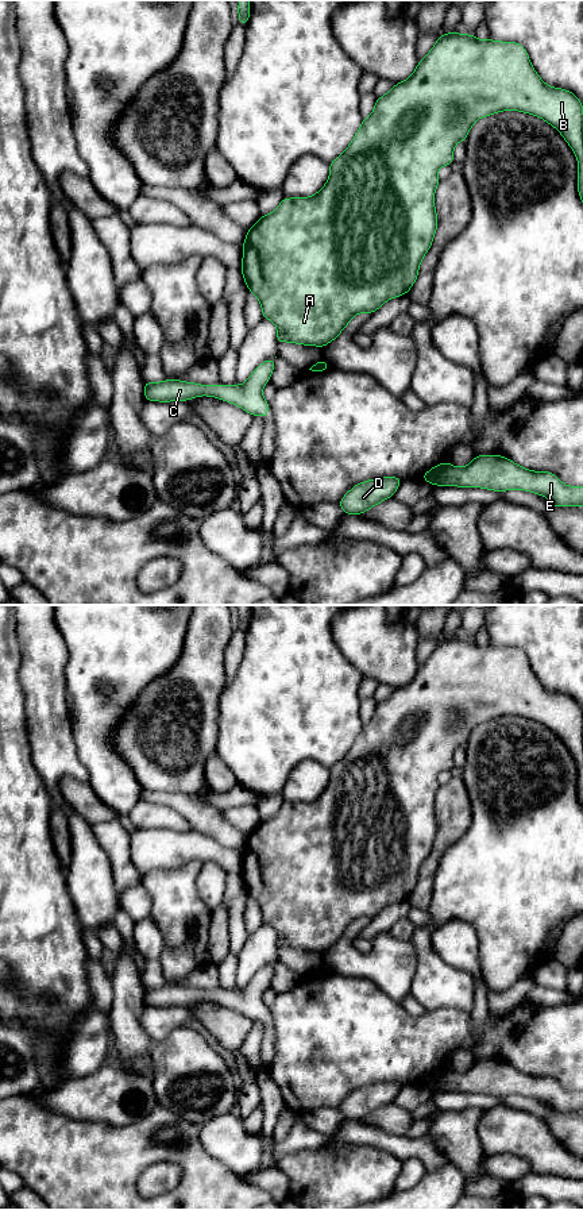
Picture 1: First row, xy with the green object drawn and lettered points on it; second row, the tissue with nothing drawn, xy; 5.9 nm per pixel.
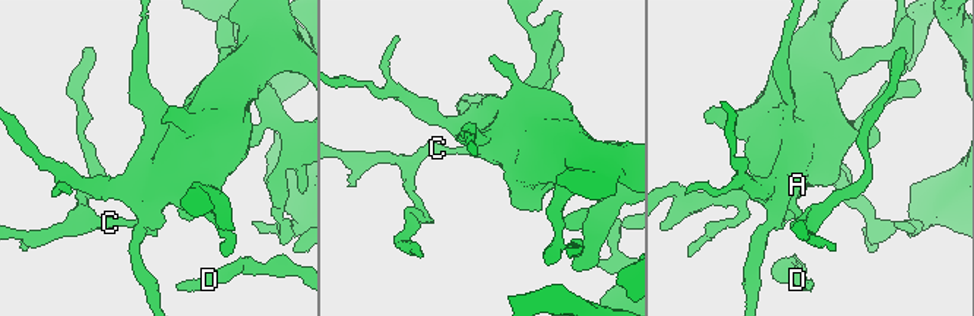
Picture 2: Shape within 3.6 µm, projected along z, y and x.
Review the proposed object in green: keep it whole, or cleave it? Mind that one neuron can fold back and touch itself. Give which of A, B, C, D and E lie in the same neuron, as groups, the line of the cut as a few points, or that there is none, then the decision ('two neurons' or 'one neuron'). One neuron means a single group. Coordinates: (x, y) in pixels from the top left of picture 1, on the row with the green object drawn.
A B C D E | no cut | one neuron

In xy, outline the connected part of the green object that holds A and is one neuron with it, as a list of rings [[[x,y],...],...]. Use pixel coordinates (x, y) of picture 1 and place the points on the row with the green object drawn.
[[[443,34],[417,63],[414,73],[378,97],[372,113],[340,157],[329,163],[327,184],[310,197],[283,197],[274,212],[260,216],[243,242],[242,274],[260,305],[263,319],[277,327],[277,342],[325,347],[362,312],[374,313],[387,300],[408,294],[436,228],[437,170],[453,162],[453,149],[466,140],[472,124],[501,111],[521,111],[553,126],[574,150],[583,203],[583,103],[570,90],[547,85],[517,42],[479,41],[474,34]]]

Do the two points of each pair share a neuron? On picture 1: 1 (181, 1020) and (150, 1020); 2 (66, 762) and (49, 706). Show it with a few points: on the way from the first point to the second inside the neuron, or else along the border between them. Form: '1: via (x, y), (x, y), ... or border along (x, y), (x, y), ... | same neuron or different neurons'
1: via (173, 1020), (158, 1020) | same neuron
2: via (53, 748), (49, 720) | same neuron

